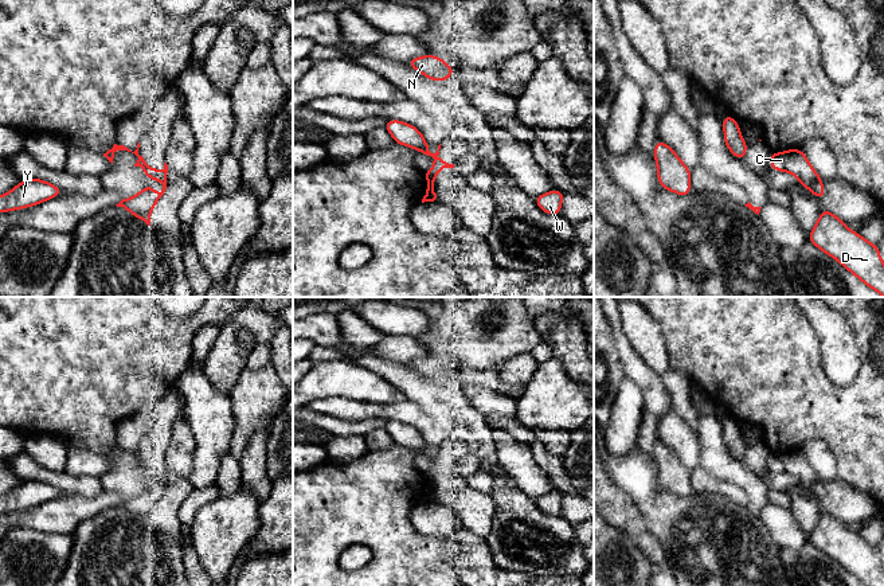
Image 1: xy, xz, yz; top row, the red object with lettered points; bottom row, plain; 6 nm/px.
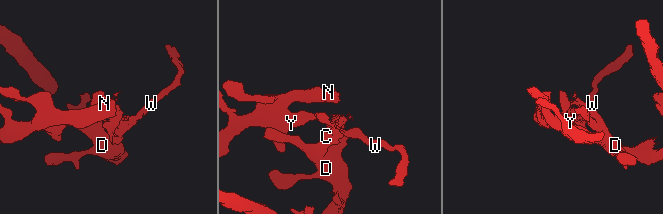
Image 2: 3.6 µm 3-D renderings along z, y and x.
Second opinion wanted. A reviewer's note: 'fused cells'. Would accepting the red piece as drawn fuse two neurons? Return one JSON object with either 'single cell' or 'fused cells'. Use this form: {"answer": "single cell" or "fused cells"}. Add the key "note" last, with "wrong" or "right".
{"answer": "fused cells", "note": "right"}

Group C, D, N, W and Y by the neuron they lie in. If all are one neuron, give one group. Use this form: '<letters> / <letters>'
C D W / N Y

